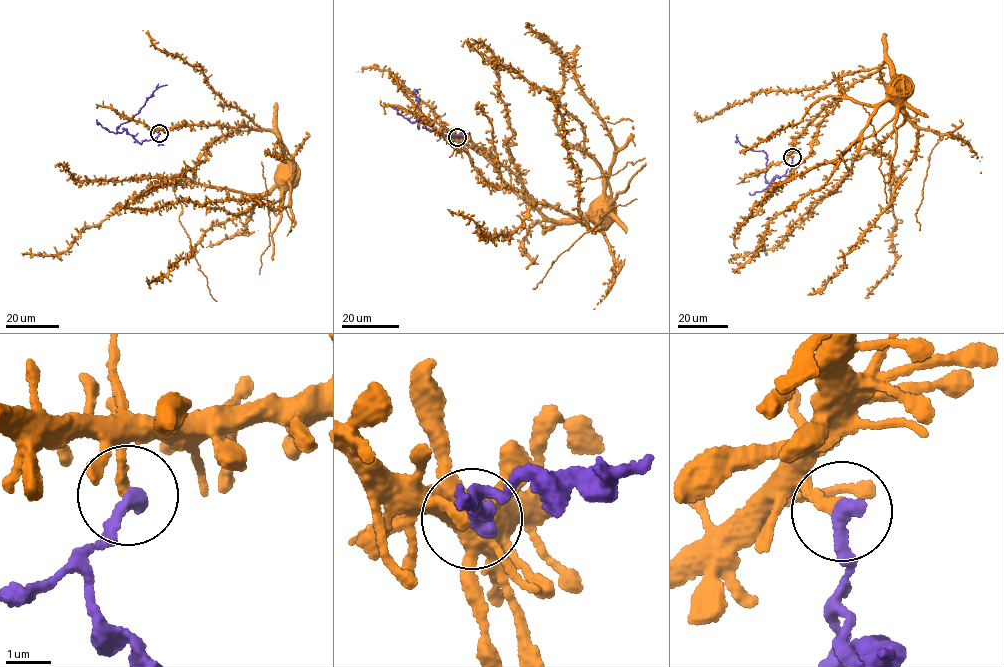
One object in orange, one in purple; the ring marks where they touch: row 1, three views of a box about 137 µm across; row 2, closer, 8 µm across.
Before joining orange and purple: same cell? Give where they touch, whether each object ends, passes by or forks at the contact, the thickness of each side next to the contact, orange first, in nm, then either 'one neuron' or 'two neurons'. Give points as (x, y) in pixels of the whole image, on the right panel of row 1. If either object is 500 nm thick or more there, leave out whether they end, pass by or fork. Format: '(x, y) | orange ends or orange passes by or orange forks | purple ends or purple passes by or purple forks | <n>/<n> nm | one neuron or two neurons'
(792, 157) | orange ends | purple ends | 240/380 nm | two neurons

